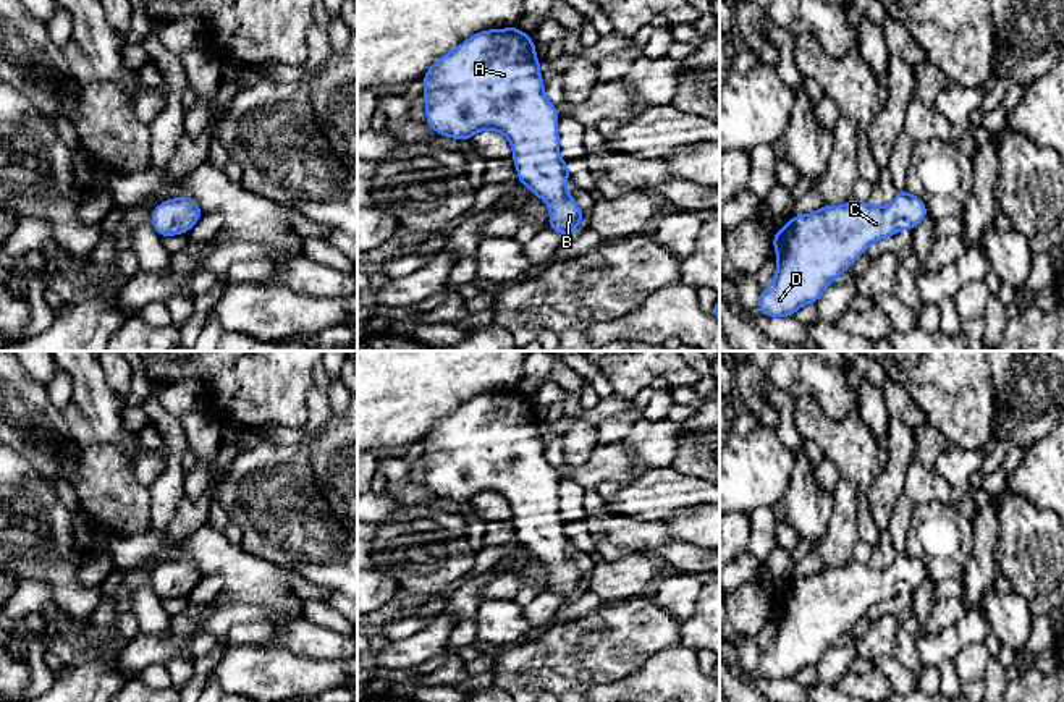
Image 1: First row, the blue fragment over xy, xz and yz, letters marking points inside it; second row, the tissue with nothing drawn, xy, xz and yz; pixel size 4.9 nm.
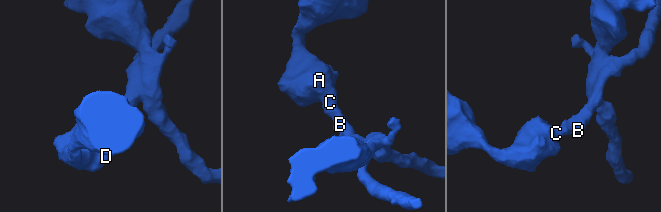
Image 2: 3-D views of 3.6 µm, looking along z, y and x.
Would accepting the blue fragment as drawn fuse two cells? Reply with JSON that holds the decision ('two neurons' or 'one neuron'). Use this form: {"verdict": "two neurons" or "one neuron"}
{"verdict": "one neuron"}

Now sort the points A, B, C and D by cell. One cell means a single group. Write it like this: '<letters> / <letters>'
A B C D

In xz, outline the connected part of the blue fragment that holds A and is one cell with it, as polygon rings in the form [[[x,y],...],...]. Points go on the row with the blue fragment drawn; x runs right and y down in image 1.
[[[517,26],[475,32],[420,76],[425,82],[420,95],[427,105],[425,123],[440,136],[467,141],[477,131],[500,131],[513,147],[517,183],[550,205],[548,228],[566,238],[585,214],[566,189],[572,168],[559,159],[559,115],[545,95],[534,47],[535,40]]]

